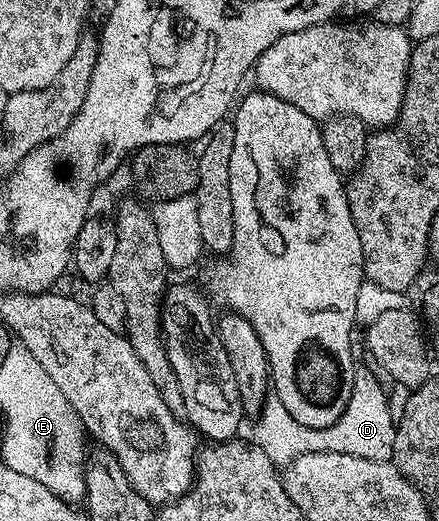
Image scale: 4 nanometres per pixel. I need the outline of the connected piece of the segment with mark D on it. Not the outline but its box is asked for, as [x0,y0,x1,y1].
[254,366,397,466]

